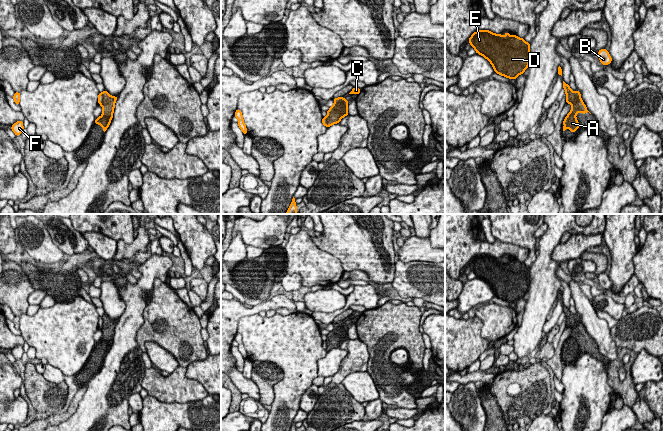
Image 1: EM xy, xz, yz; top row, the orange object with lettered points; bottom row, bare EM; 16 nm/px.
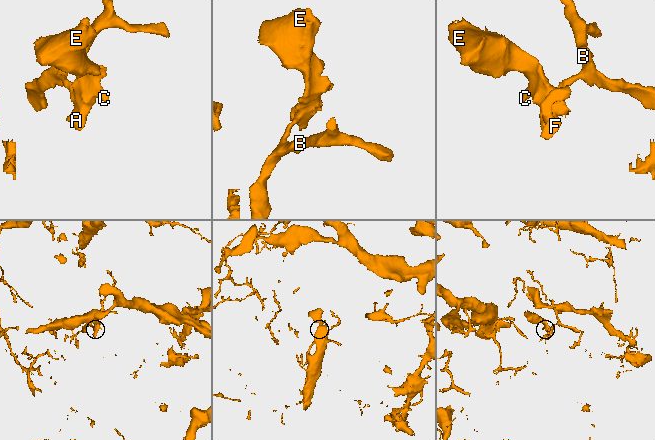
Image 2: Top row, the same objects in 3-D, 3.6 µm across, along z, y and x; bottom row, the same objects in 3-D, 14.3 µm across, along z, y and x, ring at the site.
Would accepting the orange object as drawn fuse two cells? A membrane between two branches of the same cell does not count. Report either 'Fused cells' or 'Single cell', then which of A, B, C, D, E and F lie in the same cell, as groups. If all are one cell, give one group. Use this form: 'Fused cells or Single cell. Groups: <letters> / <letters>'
Fused cells. Groups: A C D E / B F

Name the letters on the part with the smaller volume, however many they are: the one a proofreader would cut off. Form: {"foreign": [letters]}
{"foreign": ["A", "C", "D", "E"]}

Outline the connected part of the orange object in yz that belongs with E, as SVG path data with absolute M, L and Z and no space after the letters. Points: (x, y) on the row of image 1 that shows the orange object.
M478 30L472 34L468 42L477 54L482 55L491 63L497 74L509 79L515 80L520 74L523 74L529 66L530 43L527 43L524 38L519 38L517 35L511 36L508 32L505 32L505 36L503 37L502 34L495 34L489 30Z

